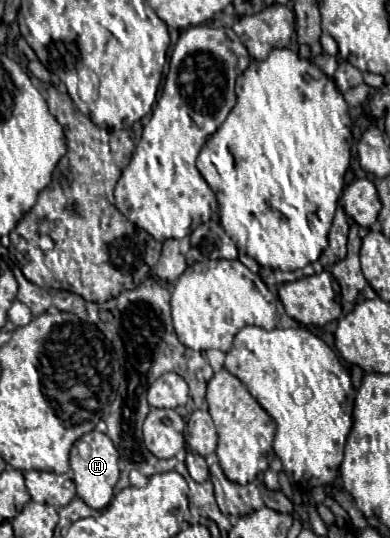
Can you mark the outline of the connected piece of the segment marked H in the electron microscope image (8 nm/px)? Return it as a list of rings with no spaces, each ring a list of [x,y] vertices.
[[[93,430],[74,444],[71,450],[71,470],[75,474],[73,480],[77,484],[77,496],[91,508],[103,510],[111,502],[113,488],[119,480],[119,452],[107,434]]]

